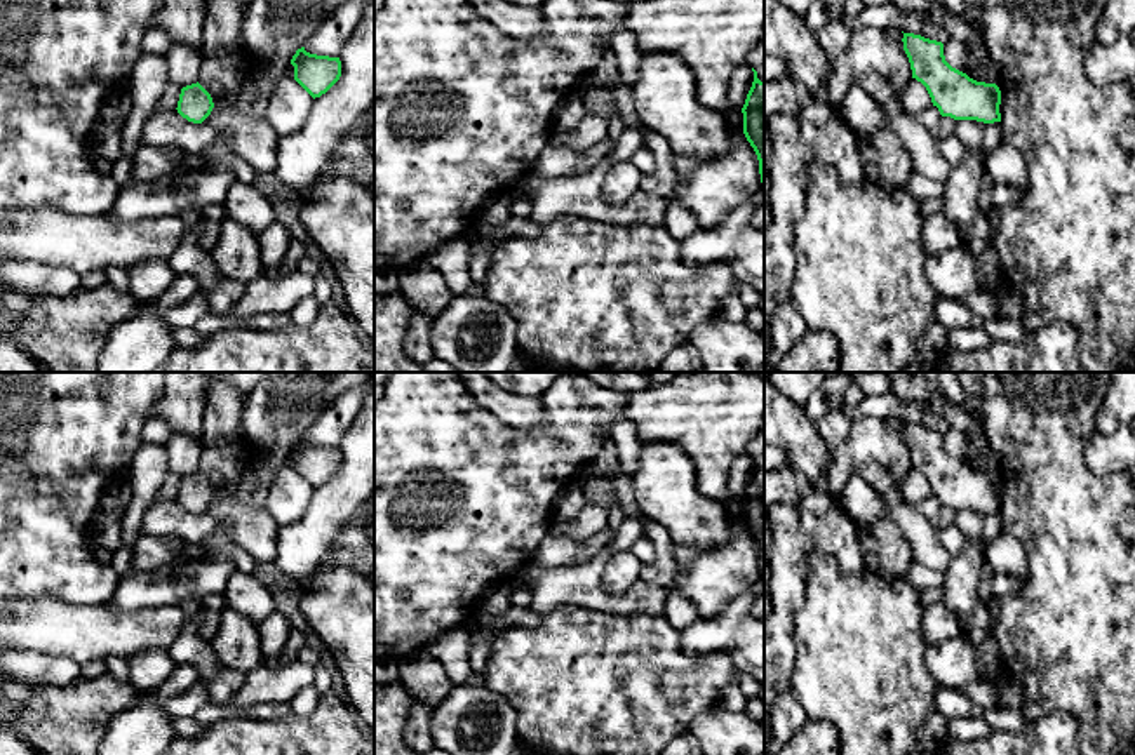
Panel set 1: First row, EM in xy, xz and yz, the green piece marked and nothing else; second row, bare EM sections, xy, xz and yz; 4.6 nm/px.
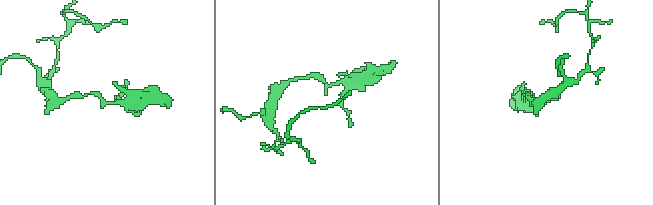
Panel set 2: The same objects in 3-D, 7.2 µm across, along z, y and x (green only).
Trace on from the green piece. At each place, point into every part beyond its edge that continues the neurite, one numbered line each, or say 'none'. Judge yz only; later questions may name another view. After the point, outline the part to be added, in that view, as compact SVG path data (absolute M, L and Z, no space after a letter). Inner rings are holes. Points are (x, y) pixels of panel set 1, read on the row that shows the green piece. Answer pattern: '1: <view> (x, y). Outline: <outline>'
none

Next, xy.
none

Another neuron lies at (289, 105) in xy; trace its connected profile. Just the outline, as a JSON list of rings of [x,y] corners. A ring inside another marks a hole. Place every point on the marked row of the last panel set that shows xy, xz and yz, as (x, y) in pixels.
[[[289,77],[279,78],[266,110],[266,122],[279,136],[301,129],[313,106],[313,97]]]

